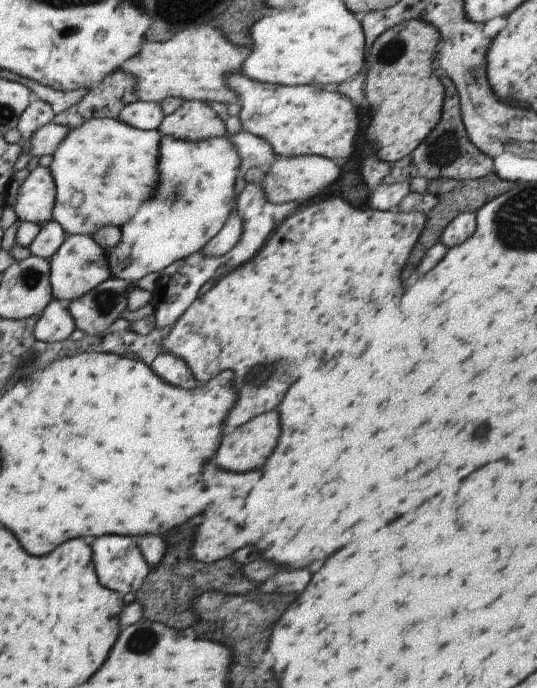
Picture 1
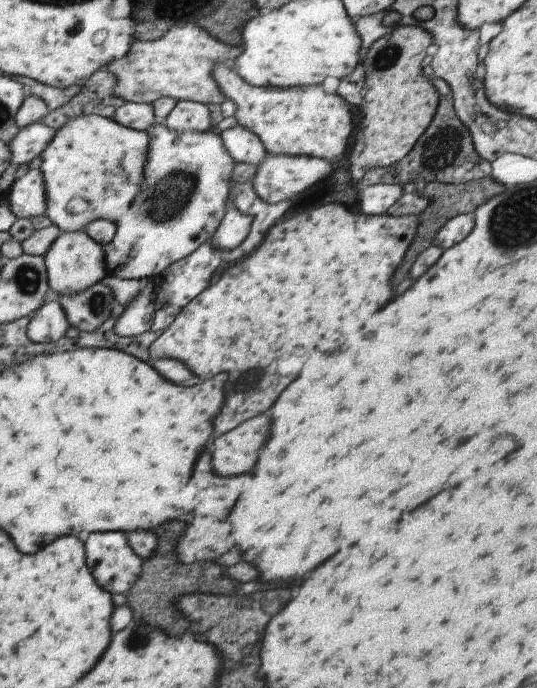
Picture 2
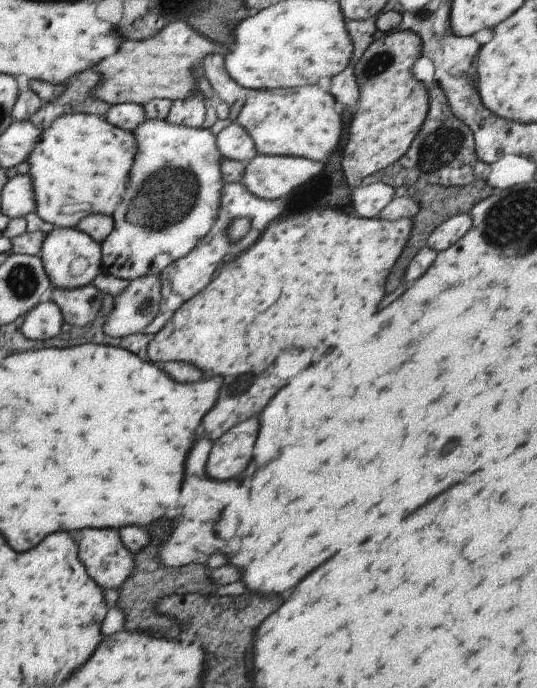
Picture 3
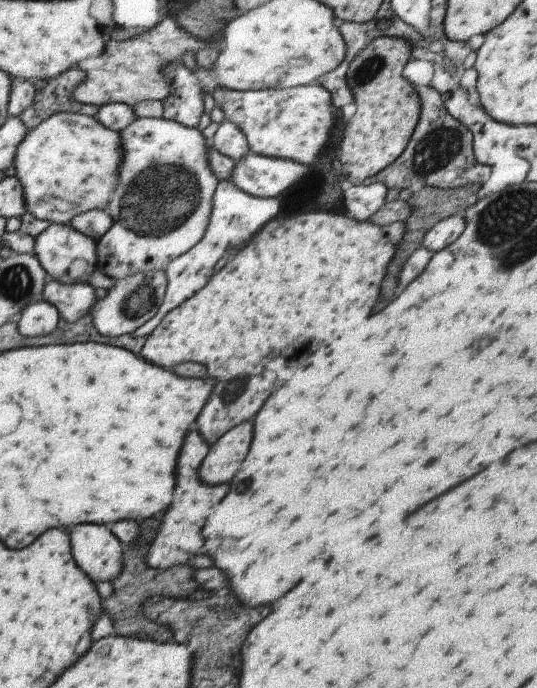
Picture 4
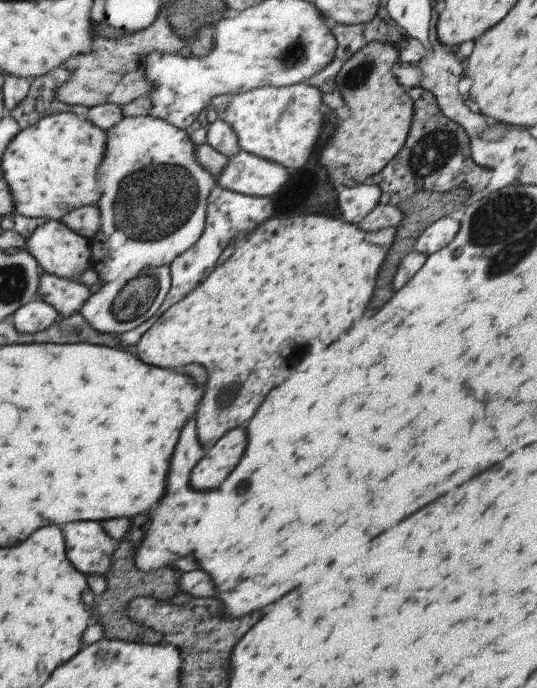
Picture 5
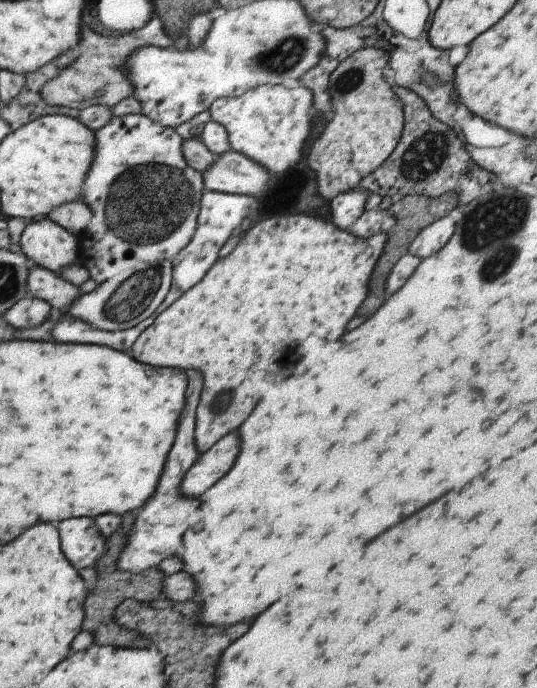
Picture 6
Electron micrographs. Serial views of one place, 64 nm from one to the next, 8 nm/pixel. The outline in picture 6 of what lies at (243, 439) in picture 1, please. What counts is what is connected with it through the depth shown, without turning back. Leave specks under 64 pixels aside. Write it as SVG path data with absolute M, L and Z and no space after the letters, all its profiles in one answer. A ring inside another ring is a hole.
M229 432L189 466L183 482L179 484L181 492L185 496L199 498L231 468L237 452L239 452L239 438L235 432Z

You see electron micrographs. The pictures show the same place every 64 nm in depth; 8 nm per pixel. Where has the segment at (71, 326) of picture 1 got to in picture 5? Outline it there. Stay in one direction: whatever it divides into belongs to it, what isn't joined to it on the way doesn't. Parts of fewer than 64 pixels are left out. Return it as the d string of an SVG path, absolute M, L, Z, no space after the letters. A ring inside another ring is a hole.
M43 300L27 302L11 314L11 322L17 334L35 334L47 330L55 322L55 318L57 312Z

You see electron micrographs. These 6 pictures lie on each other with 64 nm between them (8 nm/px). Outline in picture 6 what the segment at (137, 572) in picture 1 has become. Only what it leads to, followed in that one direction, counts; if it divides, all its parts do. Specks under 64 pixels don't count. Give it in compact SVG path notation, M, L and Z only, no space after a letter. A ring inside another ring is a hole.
M73 518L57 524L59 546L73 570L93 568L93 564L107 552L107 542L95 528L91 518Z

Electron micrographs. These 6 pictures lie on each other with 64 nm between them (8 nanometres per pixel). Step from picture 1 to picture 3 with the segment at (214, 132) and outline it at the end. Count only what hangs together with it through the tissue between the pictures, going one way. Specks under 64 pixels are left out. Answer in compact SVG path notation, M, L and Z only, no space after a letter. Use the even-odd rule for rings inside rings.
M201 94L187 96L183 100L171 100L171 108L167 114L167 122L175 126L187 126L187 128L201 128L205 120L207 102L201 98Z

